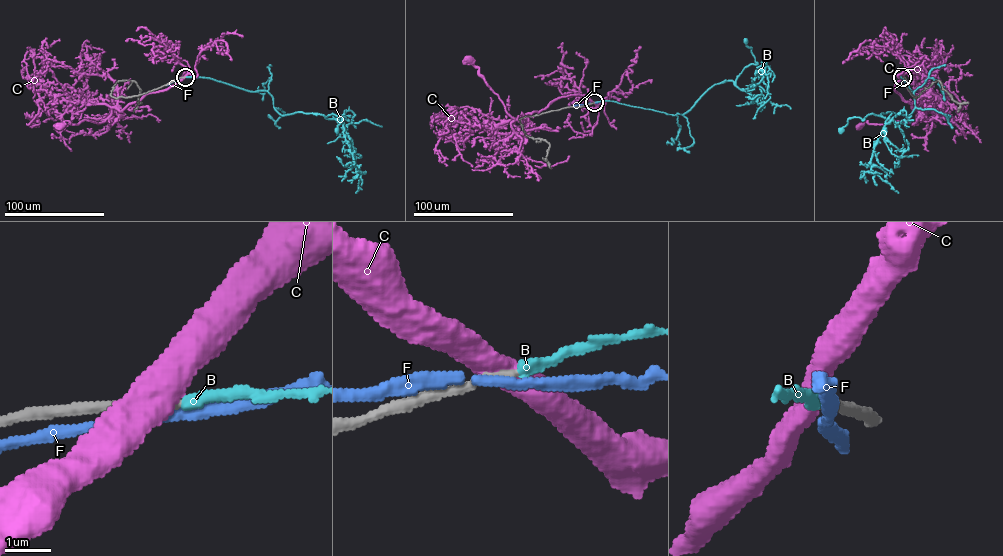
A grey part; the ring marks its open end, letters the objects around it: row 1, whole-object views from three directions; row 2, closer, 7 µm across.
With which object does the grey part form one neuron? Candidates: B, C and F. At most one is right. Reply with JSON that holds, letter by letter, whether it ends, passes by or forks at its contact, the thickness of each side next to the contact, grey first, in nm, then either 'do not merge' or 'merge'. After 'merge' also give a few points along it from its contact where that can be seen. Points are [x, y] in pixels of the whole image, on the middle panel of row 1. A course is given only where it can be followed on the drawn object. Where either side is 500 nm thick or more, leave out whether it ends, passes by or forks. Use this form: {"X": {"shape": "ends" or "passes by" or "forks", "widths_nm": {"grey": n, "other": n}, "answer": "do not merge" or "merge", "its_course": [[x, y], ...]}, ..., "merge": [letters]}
{"B": {"shape": "ends", "widths_nm": {"grey": 190, "other": 240}, "answer": "merge", "its_course": [[594, 102], [611, 101], [683, 115], [713, 85], [730, 81], [735, 85], [745, 67], [757, 63], [745, 40]]}, "C": {"widths_nm": {"grey": 240, "other": 550}, "answer": "do not merge"}, "F": {"shape": "passes by", "widths_nm": {"grey": 240, "other": 200}, "answer": "do not merge"}, "merge": ["B"]}

